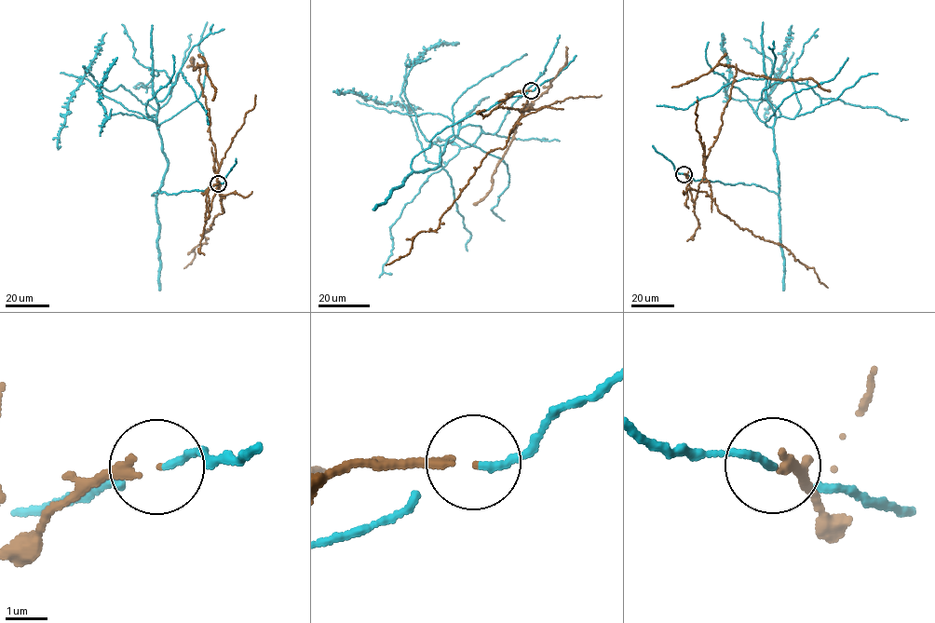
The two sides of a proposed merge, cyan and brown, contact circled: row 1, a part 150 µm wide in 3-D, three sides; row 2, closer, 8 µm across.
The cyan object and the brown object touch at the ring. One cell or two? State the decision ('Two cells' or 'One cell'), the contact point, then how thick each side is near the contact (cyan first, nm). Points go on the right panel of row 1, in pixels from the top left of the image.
Two cells. Place: (684, 174). Thickness 170 nm (cyan) against 140 nm

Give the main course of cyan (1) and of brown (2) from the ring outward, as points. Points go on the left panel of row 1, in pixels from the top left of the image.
1: (218, 183), (152, 195), (168, 163), (157, 102), (172, 84), (162, 70), (146, 88), (135, 88), (151, 86)
2: (218, 183), (206, 196), (206, 217), (219, 167), (199, 68), (194, 70), (193, 58), (187, 67)

